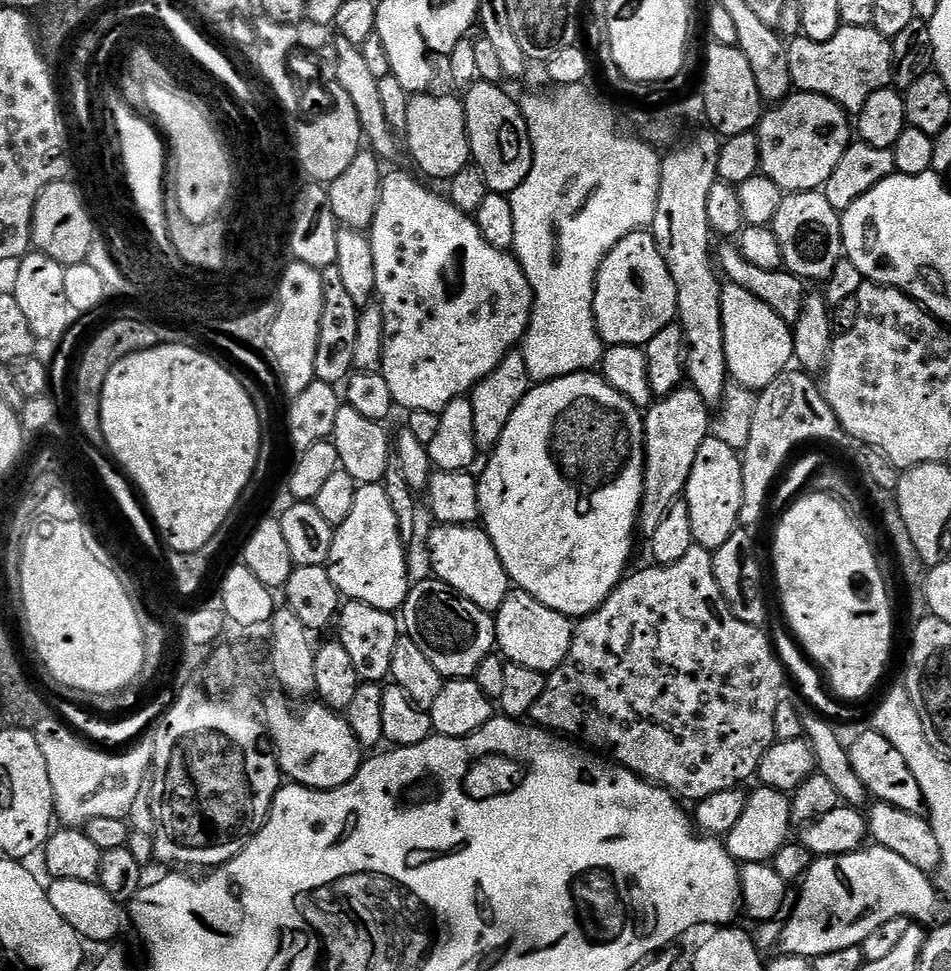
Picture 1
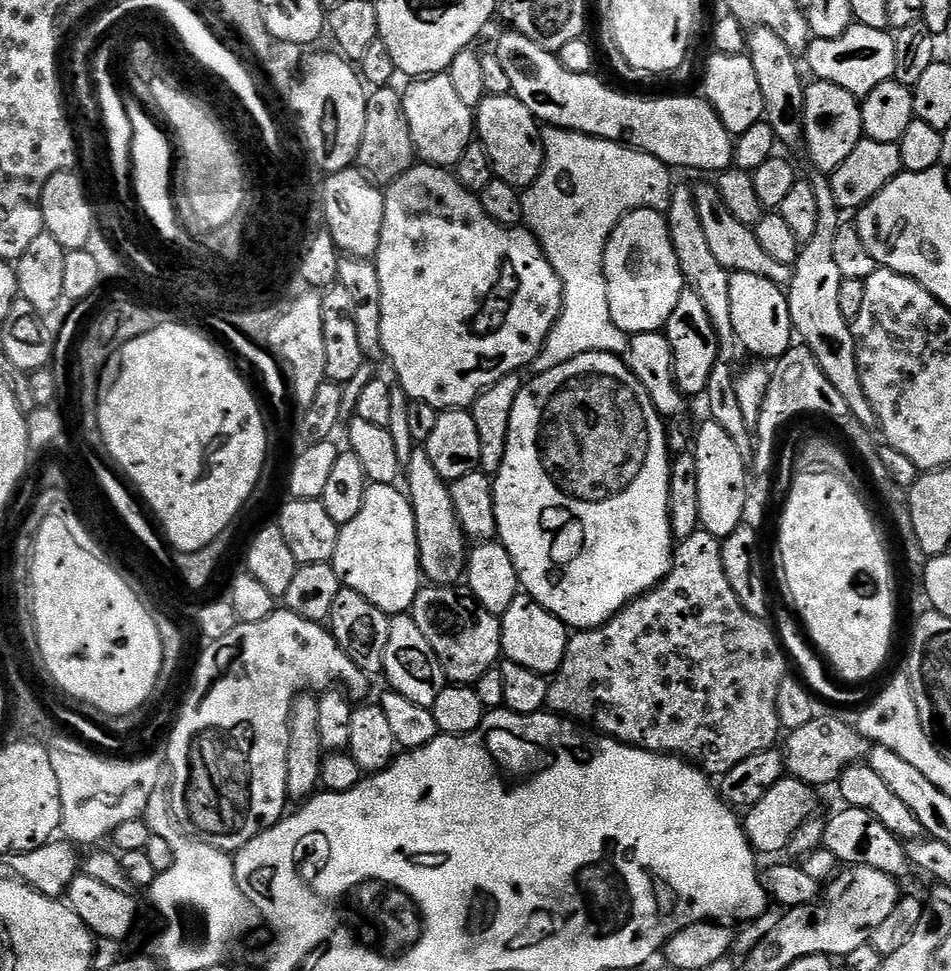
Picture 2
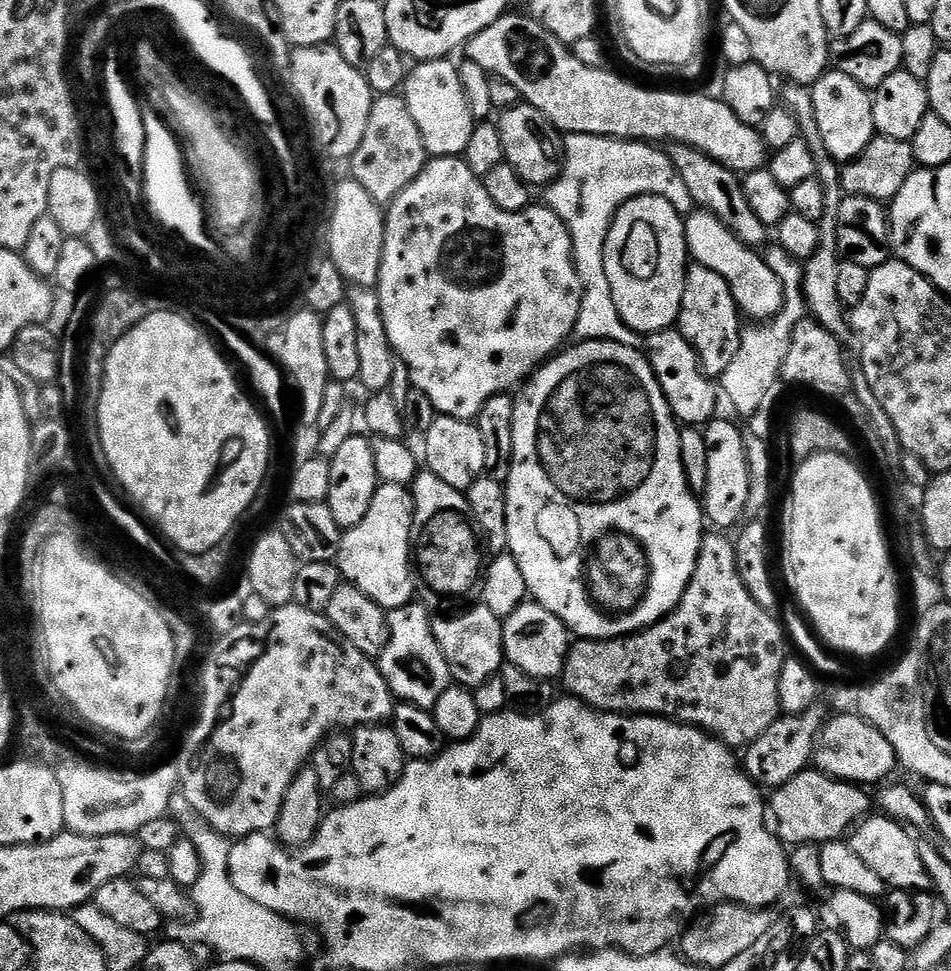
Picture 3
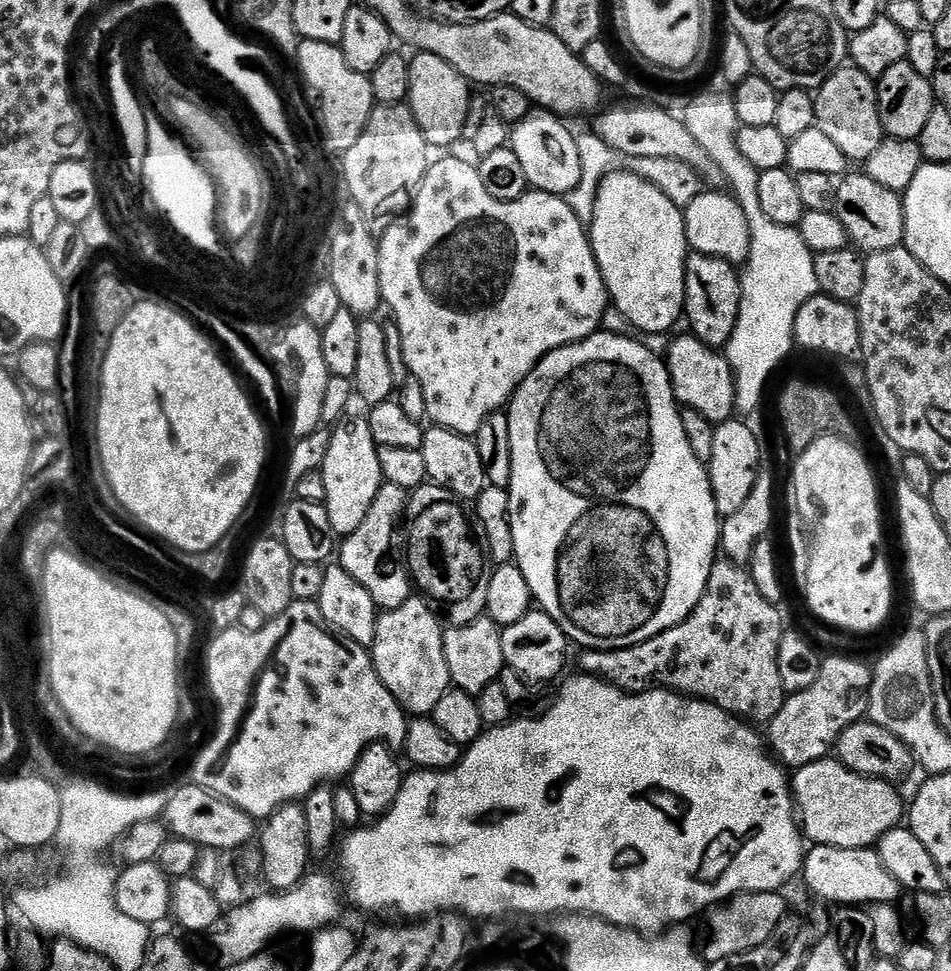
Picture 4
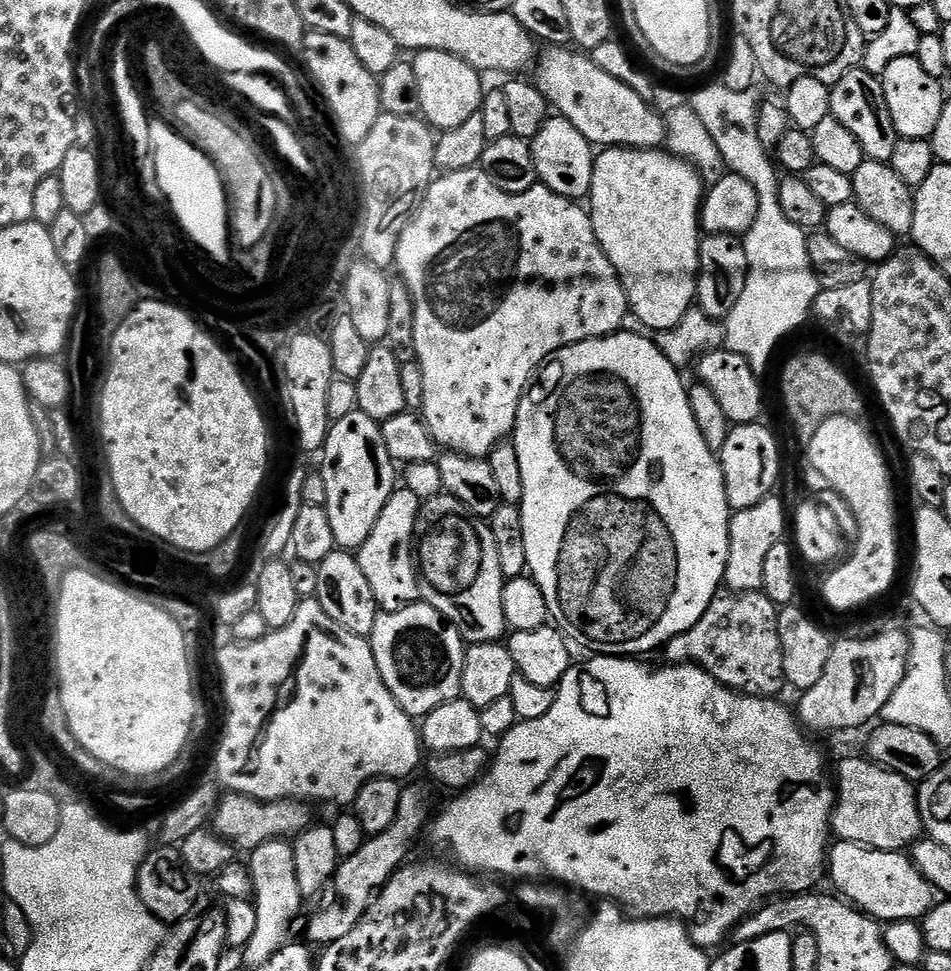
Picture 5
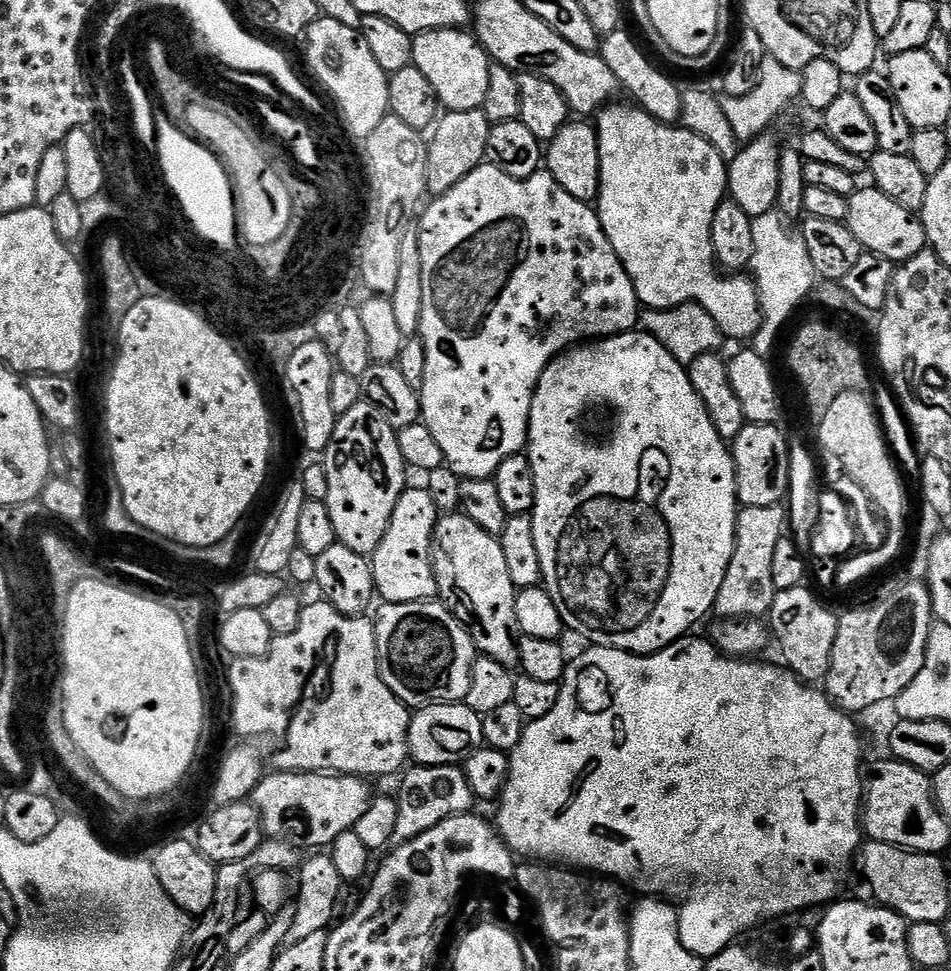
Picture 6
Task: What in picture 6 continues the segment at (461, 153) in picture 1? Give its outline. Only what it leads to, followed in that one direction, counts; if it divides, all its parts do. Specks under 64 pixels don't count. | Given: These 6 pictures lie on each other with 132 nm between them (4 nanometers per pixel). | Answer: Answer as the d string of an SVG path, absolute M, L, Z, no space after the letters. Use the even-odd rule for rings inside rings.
M441 29L421 33L412 41L412 64L426 74L426 82L436 91L436 98L448 112L474 112L483 109L486 86L490 86L490 57L475 35Z

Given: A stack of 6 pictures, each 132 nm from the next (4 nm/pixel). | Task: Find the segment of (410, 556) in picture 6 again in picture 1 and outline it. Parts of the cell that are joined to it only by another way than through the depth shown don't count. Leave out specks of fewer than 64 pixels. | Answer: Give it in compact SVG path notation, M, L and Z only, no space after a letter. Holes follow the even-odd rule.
M383 483L359 485L350 514L346 514L346 522L335 525L332 534L326 565L330 582L334 582L341 597L395 613L403 609L410 587L404 552L406 546L400 541L398 518L394 506L390 506L390 497L386 495Z

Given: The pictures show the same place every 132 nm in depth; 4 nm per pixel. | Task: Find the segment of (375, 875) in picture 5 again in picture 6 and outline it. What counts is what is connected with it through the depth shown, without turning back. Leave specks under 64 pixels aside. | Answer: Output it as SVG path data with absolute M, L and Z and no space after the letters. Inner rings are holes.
M443 764L433 768L412 766L403 773L402 779L404 781L401 782L400 792L396 796L397 841L413 840L420 834L426 834L426 830L434 830L434 826L438 826L438 822L442 822L447 816L461 816L463 812L473 811L472 787L463 767L455 764Z

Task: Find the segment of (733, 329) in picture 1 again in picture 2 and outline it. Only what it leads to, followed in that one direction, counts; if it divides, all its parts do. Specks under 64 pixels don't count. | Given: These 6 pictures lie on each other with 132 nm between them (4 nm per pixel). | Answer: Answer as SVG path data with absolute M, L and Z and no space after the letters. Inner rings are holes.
M733 272L730 275L730 314L734 322L734 334L739 347L745 348L752 356L761 356L769 362L775 361L784 355L794 344L794 329L790 318L790 306L785 289L779 284L774 284L764 278L752 274Z

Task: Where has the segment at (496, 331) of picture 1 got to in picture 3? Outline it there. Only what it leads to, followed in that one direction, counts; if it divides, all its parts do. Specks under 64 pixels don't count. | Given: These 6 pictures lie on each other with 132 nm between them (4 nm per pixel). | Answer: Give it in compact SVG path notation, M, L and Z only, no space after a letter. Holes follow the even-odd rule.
M438 156L429 159L424 165L422 174L418 174L418 178L414 178L414 182L410 182L410 186L406 186L406 190L398 193L391 204L387 205L384 218L382 266L375 286L380 294L382 318L386 322L386 334L390 338L390 346L407 368L411 387L422 390L422 394L430 398L439 415L469 422L475 421L482 406L486 406L490 398L511 393L512 387L515 389L523 385L528 377L565 343L563 340L567 336L571 337L576 331L584 287L578 278L576 259L572 256L572 239L566 226L556 214L546 206L536 207L529 206L523 212L507 212L494 206L490 194L486 194L483 179L476 176L474 170L470 170L470 166L463 158L454 156Z

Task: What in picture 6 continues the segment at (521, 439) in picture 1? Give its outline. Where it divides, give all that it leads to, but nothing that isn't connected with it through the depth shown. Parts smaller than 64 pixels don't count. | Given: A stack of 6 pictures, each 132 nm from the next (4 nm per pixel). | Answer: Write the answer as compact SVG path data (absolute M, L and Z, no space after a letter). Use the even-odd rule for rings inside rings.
M643 330L622 332L618 336L610 336L595 342L585 343L569 351L562 352L546 366L542 378L536 387L536 393L530 406L530 422L528 423L528 442L526 445L528 461L532 463L534 470L534 490L536 491L536 504L530 513L534 526L534 542L538 542L538 558L542 561L543 587L548 589L550 598L554 598L554 606L558 606L560 619L564 621L565 629L570 633L577 632L580 636L588 639L589 645L598 648L617 648L623 652L631 652L634 656L650 656L653 652L660 652L668 648L676 640L683 640L689 635L688 632L707 612L711 613L716 606L718 590L722 590L722 578L726 578L726 570L730 566L730 558L734 558L736 549L736 514L738 501L736 498L736 467L732 461L732 449L714 430L714 422L710 422L710 414L706 414L706 406L702 406L702 398L698 398L698 390L688 377L688 369L671 356L670 350Z

